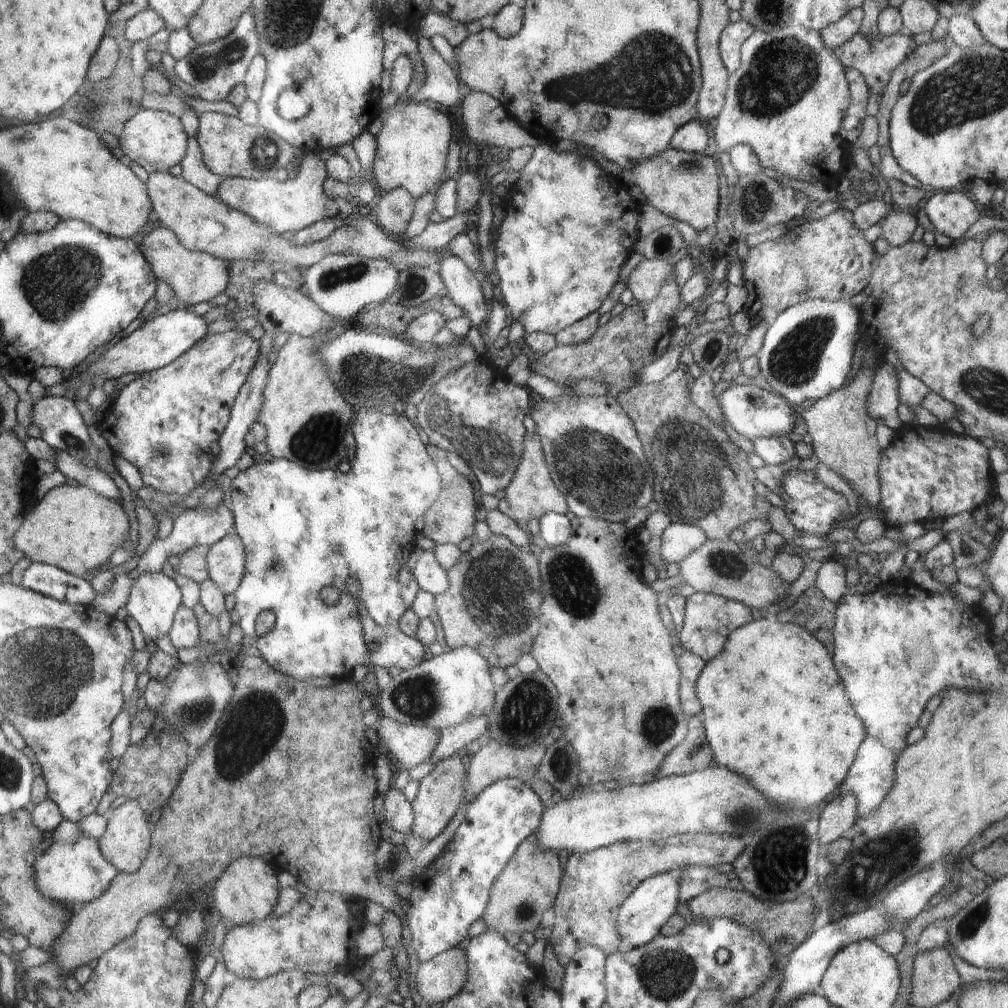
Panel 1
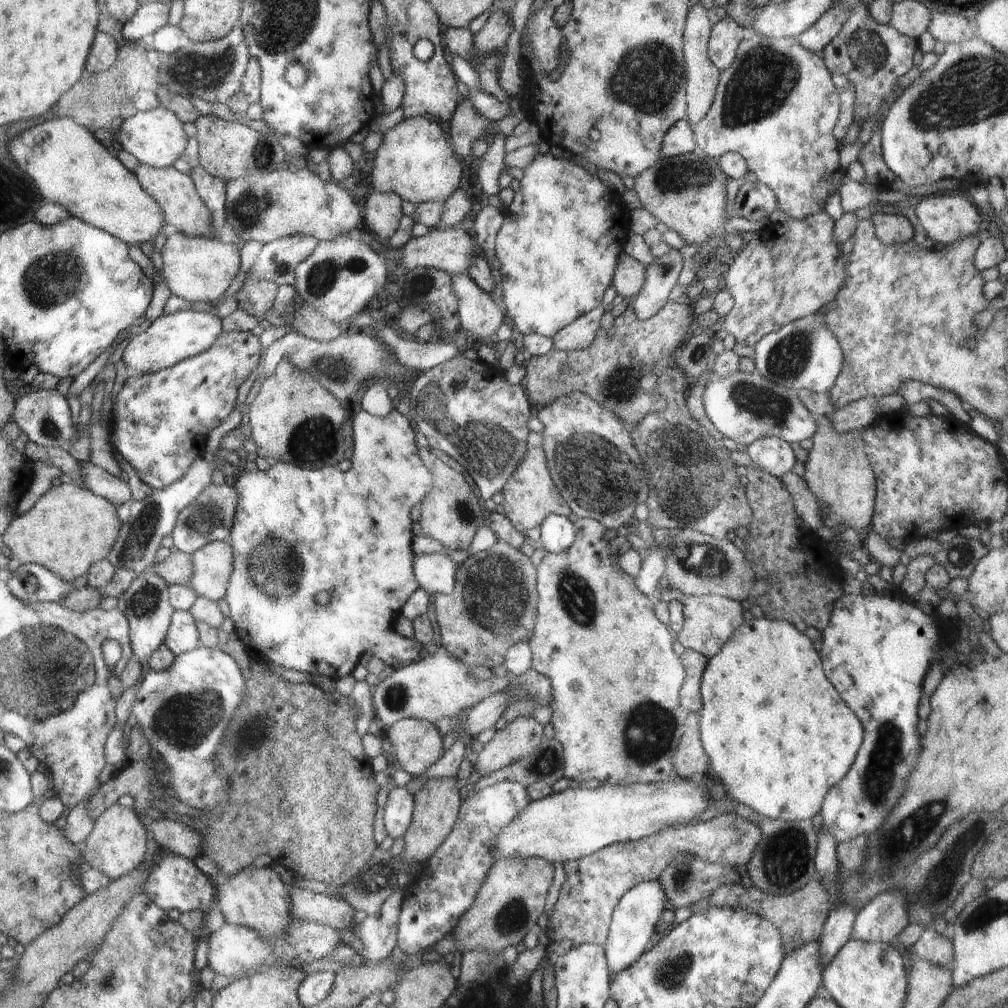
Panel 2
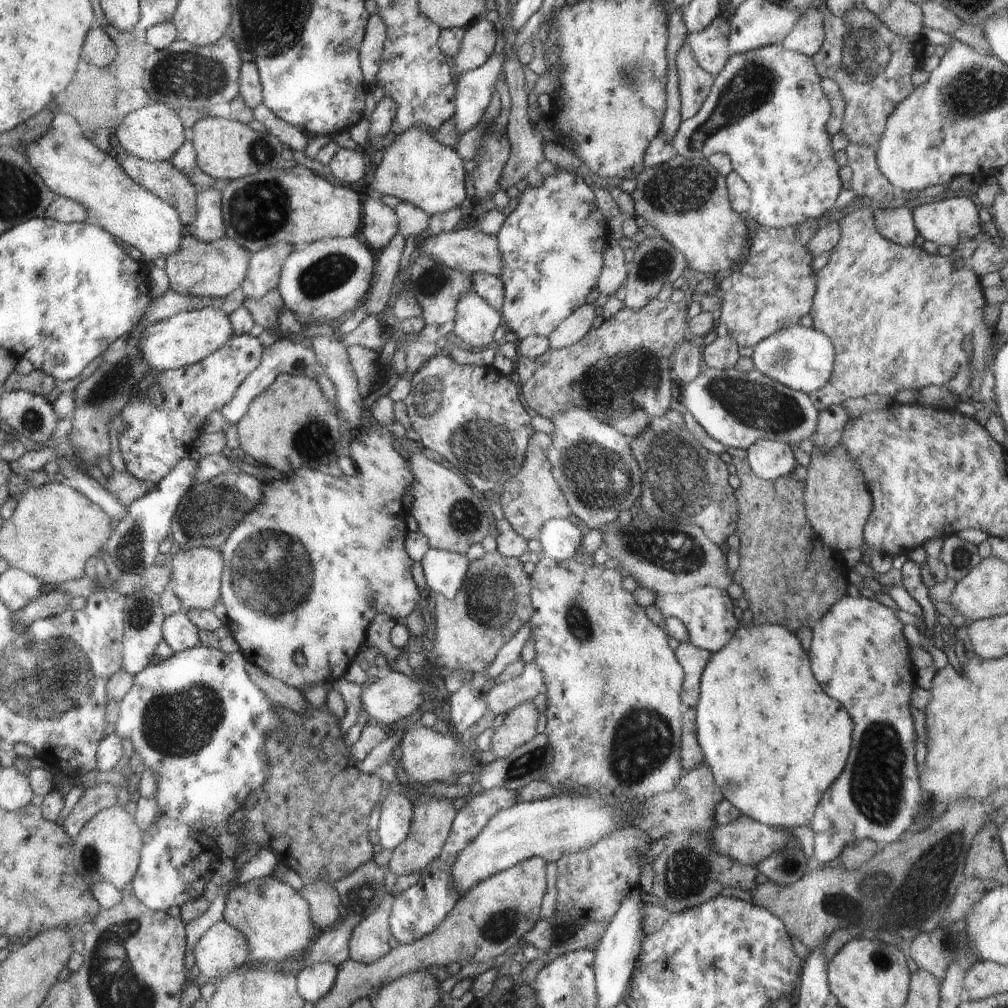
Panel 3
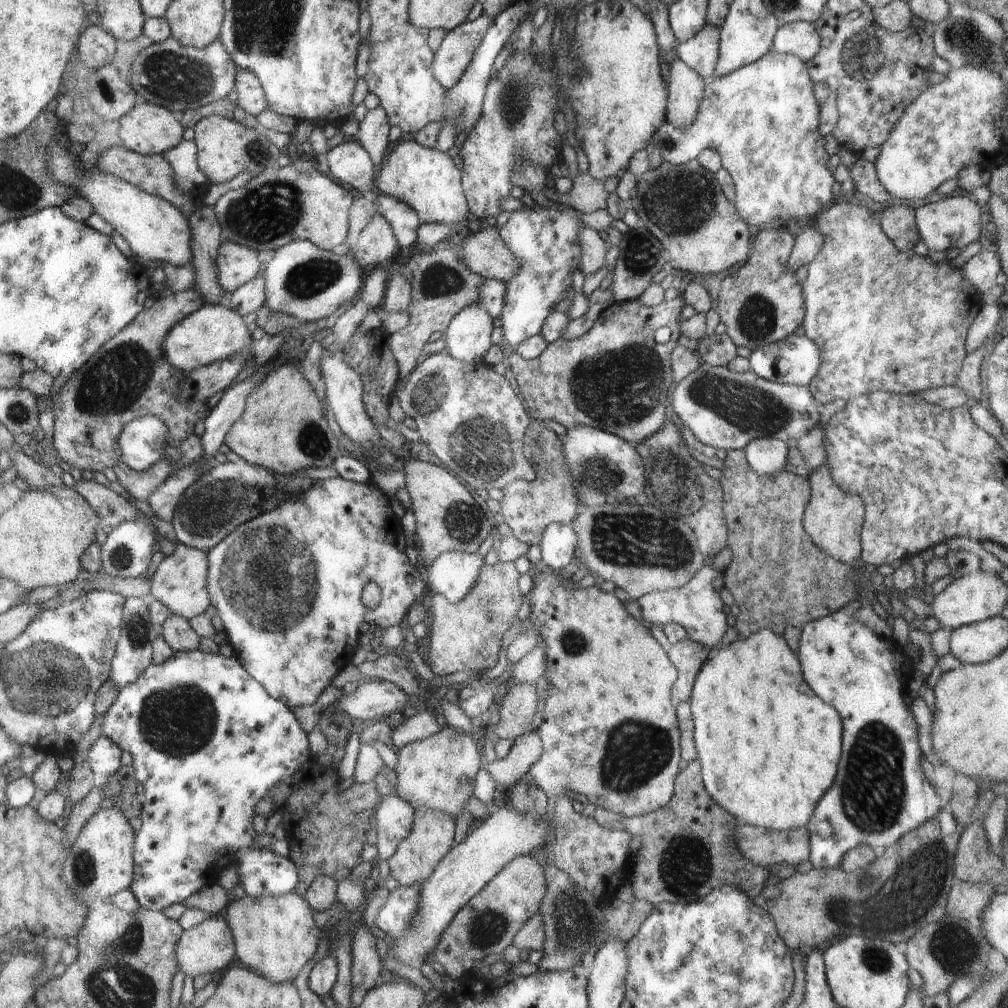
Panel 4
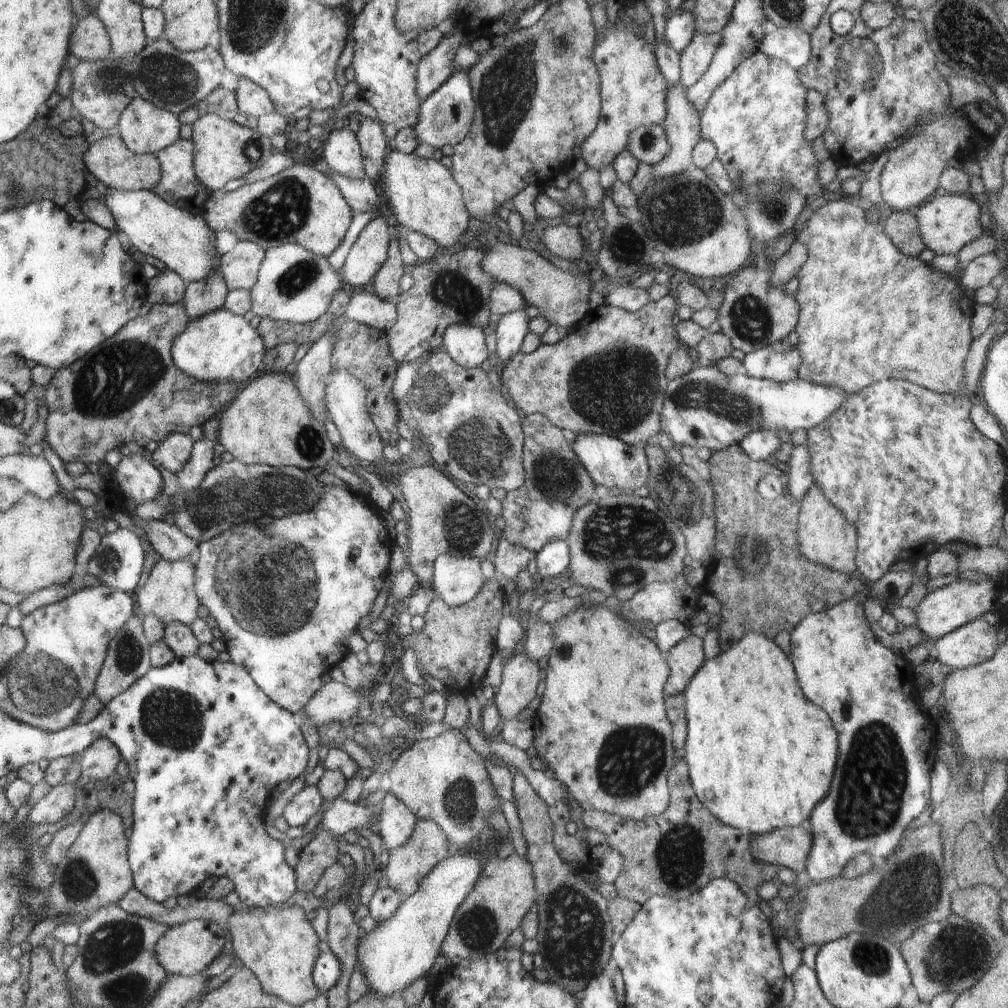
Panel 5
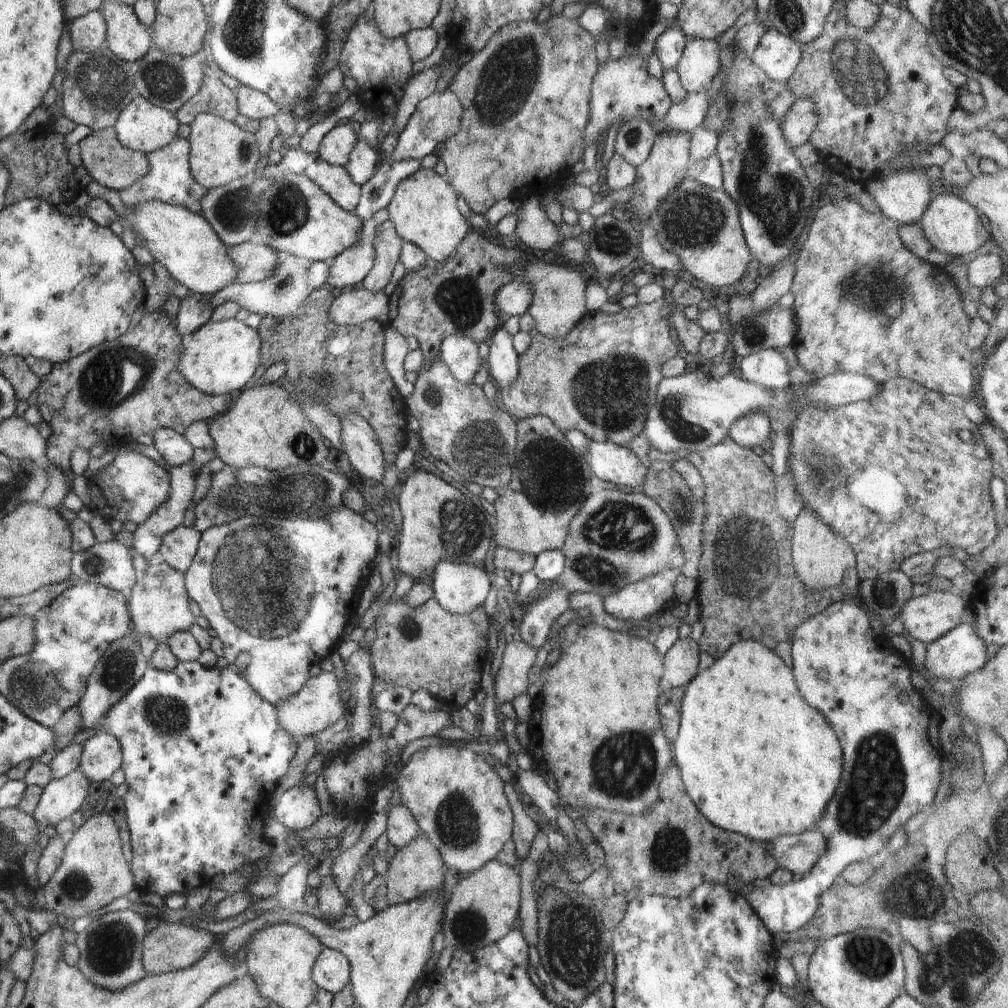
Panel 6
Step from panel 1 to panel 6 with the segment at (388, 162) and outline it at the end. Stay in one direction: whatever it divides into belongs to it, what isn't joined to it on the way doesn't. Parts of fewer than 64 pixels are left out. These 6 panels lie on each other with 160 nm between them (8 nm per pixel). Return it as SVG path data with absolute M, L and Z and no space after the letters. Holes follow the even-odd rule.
M420 168L407 179L401 180L386 209L389 212L389 219L394 223L402 241L414 243L426 253L428 258L443 263L444 260L450 258L452 252L456 250L456 247L472 228L458 211L456 202L458 202L458 195L442 175L438 175L434 169Z

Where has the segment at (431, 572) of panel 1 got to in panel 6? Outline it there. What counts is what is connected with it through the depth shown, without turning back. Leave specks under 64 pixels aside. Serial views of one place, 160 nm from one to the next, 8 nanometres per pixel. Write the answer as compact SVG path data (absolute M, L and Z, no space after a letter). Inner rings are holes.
M440 561L429 579L434 598L448 612L468 613L482 605L490 592L492 578L487 572L471 564Z

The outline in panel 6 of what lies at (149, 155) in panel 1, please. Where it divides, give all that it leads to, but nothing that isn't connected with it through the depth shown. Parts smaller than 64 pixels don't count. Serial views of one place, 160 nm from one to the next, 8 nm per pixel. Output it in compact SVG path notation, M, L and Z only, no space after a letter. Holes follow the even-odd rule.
M136 96L119 115L114 128L125 146L148 154L167 147L177 137L176 117L160 105Z

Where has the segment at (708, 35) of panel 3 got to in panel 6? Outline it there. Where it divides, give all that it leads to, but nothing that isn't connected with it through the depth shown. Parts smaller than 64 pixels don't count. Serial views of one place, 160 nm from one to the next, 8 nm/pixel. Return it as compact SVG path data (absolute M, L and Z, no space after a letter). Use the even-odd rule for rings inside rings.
M729 28L715 39L690 38L685 44L675 69L687 93L716 83L721 67L721 54L735 40L736 28Z

